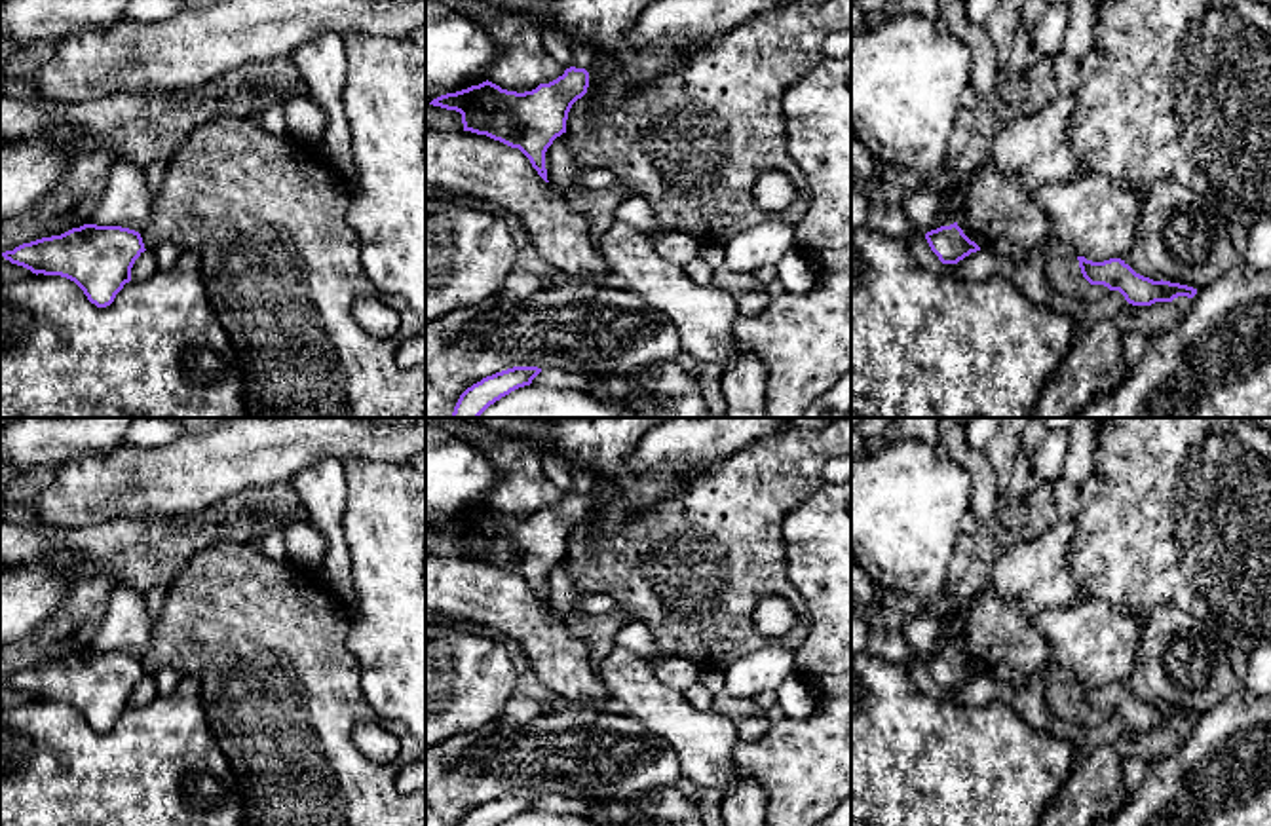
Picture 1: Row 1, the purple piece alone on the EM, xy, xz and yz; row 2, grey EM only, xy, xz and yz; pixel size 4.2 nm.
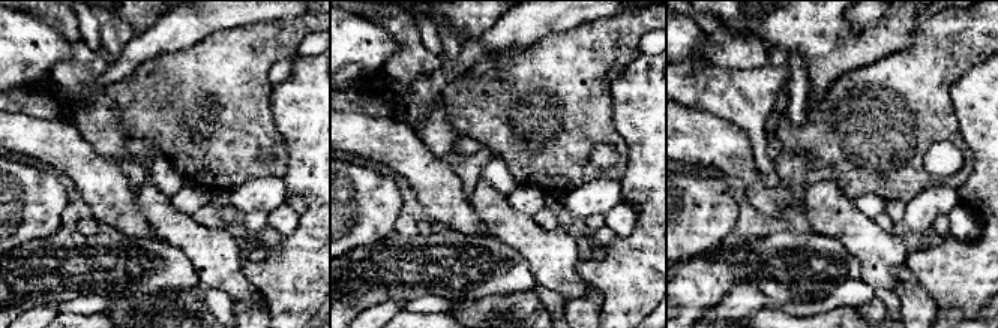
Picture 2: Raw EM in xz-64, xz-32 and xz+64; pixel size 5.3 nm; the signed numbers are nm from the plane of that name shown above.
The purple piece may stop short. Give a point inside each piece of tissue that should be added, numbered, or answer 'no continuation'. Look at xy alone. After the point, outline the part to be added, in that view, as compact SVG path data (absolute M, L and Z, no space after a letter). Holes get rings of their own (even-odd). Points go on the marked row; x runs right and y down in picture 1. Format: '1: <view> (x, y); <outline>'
no continuation

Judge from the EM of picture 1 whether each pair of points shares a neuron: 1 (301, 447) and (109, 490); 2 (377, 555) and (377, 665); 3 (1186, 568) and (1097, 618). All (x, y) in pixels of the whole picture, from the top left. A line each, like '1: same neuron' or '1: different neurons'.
1: same neuron
2: same neuron
3: different neurons

